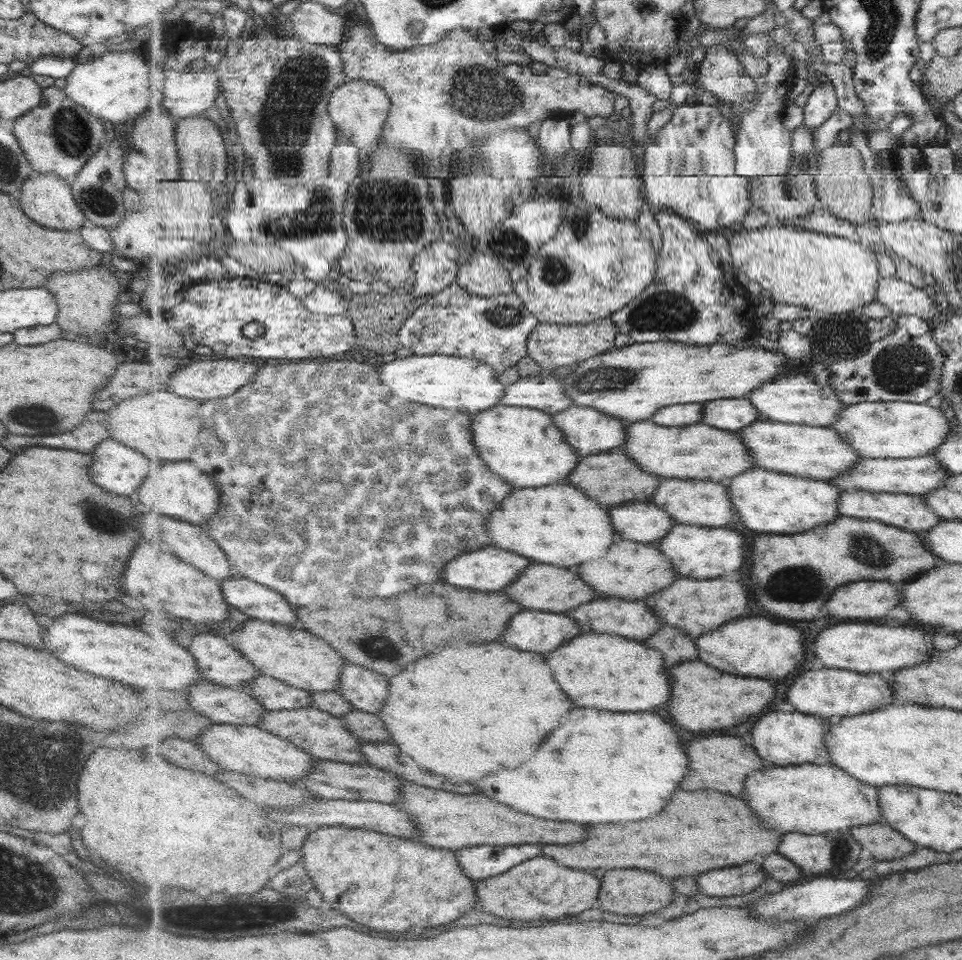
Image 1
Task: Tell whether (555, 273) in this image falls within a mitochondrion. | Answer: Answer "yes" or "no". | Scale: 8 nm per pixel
yes

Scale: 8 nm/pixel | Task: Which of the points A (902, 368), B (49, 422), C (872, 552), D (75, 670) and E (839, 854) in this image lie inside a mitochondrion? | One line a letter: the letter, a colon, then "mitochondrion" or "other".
A: mitochondrion
B: mitochondrion
C: mitochondrion
D: other
E: mitochondrion

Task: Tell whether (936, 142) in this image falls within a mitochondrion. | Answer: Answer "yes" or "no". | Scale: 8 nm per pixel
no

